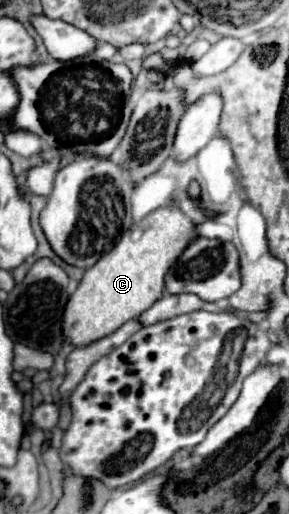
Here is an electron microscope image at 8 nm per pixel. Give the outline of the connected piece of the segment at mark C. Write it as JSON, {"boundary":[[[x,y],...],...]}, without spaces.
{"boundary":[[[176,204],[158,208],[142,222],[134,224],[128,232],[122,234],[120,242],[108,254],[104,254],[92,268],[84,272],[76,292],[72,294],[72,298],[68,298],[68,306],[64,308],[64,338],[74,346],[88,346],[88,342],[96,342],[96,338],[104,338],[116,332],[124,322],[138,318],[162,296],[166,272],[178,260],[178,256],[192,238],[194,238],[194,224]]]}

